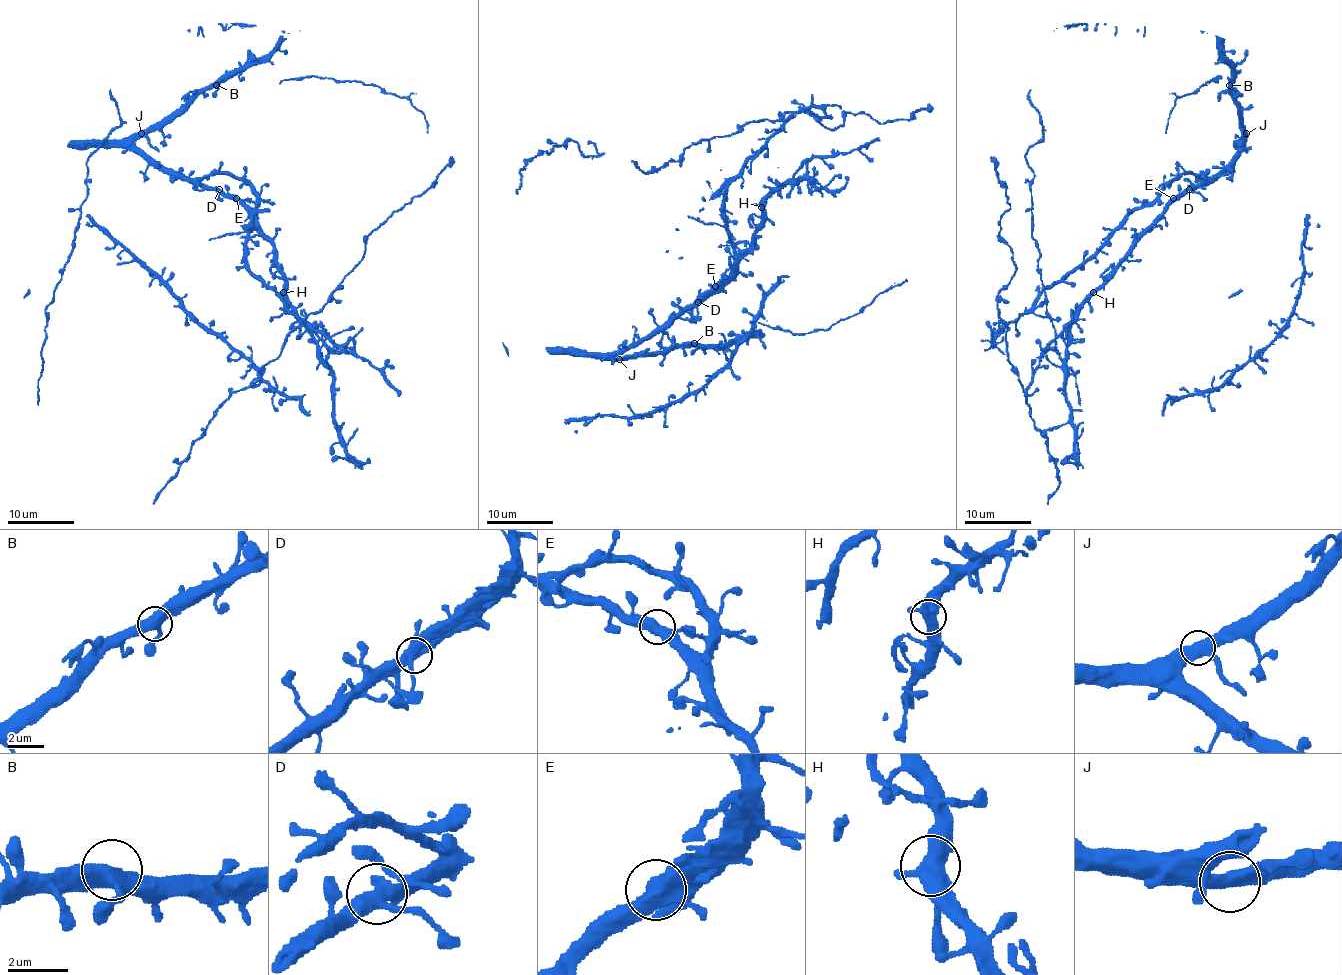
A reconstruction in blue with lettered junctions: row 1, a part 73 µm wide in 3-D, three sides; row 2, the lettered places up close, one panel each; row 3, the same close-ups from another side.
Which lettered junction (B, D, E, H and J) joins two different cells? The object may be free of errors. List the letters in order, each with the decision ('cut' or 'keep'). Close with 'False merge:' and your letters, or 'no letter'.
B: keep
D: keep
E: cut
H: keep
J: keep
False merge: E

